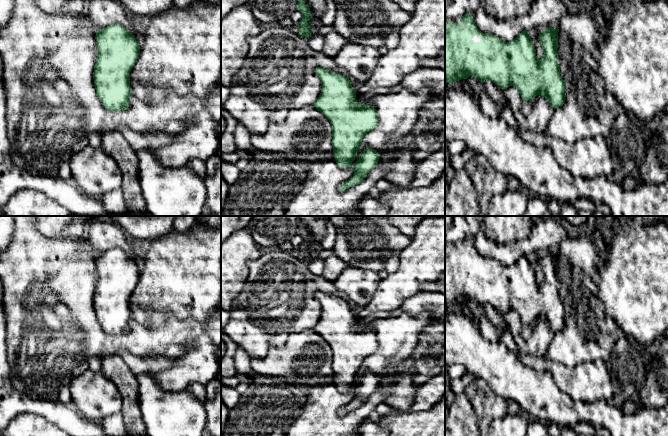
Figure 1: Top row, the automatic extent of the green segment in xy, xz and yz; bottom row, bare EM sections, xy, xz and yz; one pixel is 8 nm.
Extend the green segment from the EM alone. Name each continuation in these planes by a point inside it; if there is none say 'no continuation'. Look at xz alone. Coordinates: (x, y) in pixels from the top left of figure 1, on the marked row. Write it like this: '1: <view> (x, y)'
no continuation

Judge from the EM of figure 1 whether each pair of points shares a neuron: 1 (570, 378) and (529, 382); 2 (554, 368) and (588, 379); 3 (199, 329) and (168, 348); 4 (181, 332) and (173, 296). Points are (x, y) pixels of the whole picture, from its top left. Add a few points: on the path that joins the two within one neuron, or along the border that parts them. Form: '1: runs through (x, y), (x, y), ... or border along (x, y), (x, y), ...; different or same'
1: border along (547, 370), (556, 385), (570, 397); different
2: runs through (562, 375), (568, 379), (580, 379); same
3: runs through (191, 329), (185, 331), (176, 340); same
4: border along (154, 318), (170, 313), (201, 321); different

